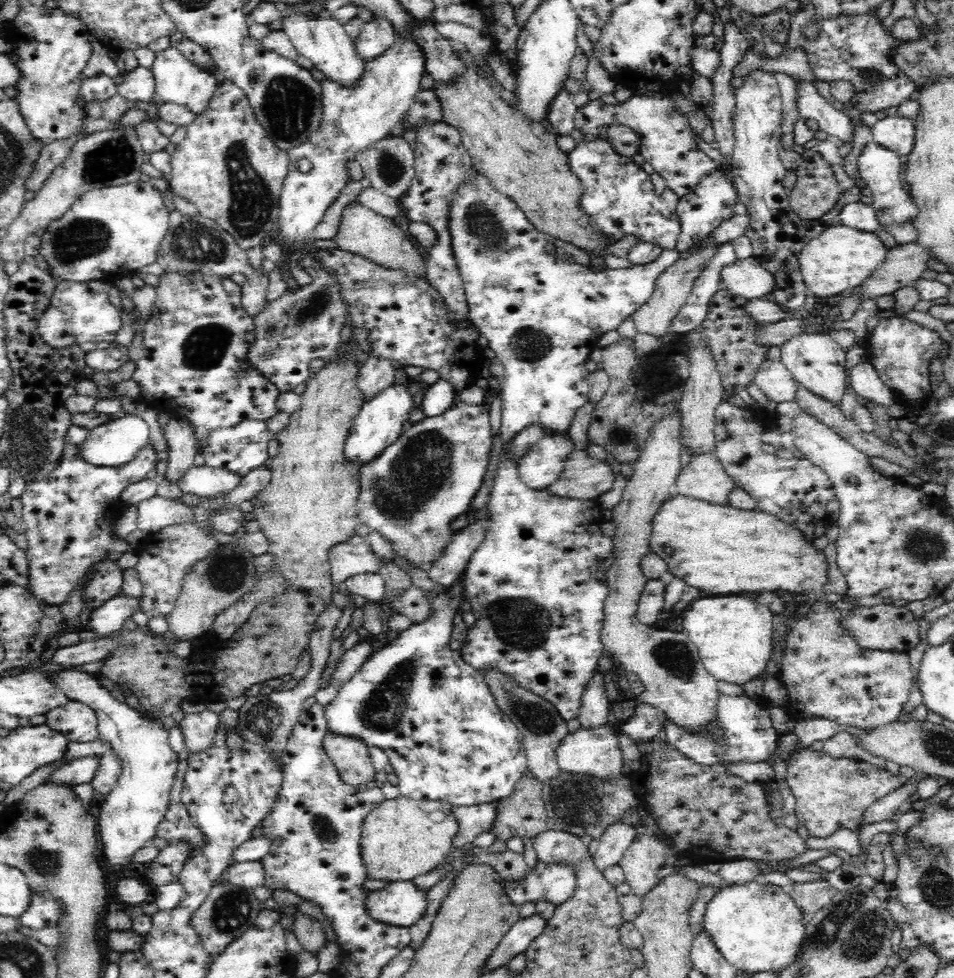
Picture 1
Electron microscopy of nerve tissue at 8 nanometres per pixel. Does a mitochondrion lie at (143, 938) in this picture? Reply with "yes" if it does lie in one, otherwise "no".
no

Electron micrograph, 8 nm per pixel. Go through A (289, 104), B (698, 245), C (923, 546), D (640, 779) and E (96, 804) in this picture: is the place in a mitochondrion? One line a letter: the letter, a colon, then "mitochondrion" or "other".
A: mitochondrion
B: other
C: mitochondrion
D: other
E: other

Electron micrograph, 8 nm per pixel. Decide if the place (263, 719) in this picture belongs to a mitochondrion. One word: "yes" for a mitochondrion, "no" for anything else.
yes

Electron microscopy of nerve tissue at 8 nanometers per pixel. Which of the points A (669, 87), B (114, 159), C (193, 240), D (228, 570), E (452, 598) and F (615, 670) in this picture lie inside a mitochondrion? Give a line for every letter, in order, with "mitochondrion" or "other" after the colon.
A: other
B: mitochondrion
C: mitochondrion
D: mitochondrion
E: other
F: other

